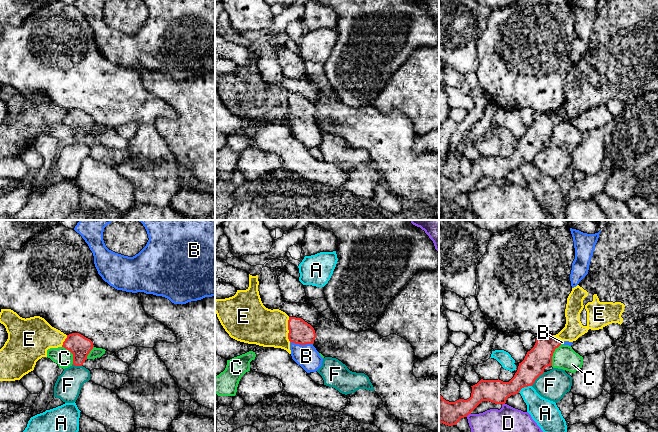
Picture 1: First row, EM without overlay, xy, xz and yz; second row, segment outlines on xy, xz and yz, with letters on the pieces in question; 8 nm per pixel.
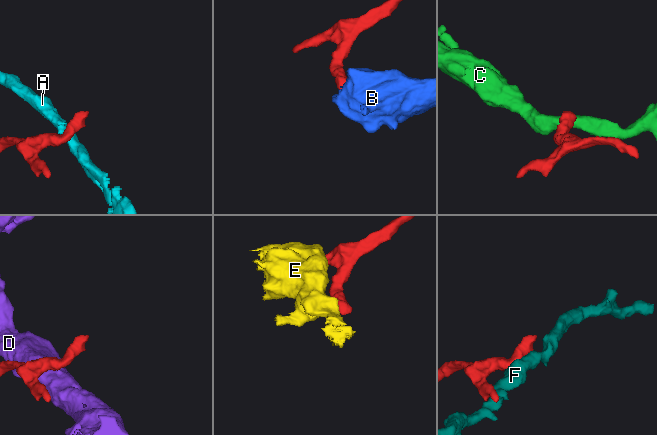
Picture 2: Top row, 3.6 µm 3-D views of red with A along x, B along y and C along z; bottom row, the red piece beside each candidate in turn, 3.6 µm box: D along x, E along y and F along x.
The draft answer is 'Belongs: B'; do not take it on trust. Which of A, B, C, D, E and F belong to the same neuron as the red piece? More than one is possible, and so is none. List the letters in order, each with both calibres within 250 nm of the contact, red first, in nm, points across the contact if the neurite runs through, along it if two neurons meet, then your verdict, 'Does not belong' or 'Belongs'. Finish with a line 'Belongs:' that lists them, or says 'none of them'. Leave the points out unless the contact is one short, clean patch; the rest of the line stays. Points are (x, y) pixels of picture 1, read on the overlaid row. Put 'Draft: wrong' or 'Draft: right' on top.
Draft: right
A: Thickness 190 nm (red) against 200 nm. Boundary: yz (531, 385), (524, 386), (518, 392). Does not belong
B: Thickness 190 nm (red) against 180 nm. Path across: xz (300, 332), (301, 344), (302, 351), (306, 356). Belongs
C: Thickness 190 nm (red) against 190 nm. Boundary: yz (561, 344), (553, 353), (551, 365). Does not belong
D: Thickness 190 nm (red) against 190 nm. Does not belong
E: Thickness 190 nm (red) against 300 nm. Does not belong
F: Thickness 190 nm (red) against 240 nm. Does not belong
Belongs: B

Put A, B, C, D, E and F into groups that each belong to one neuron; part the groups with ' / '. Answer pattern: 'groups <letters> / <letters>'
groups A / B / C / D / E / F

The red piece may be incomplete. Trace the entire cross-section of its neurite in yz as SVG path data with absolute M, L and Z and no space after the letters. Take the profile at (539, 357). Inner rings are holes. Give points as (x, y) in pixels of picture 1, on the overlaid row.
M553 335L544 336L536 339L534 347L527 352L524 360L519 363L518 370L509 382L501 380L483 380L471 386L471 397L467 400L459 399L455 402L446 401L439 396L439 422L448 426L456 425L461 418L467 417L482 402L490 401L495 404L505 404L508 397L520 392L524 387L532 386L535 380L544 373L544 369L552 366L552 356L556 348L561 344L571 346L573 342L561 341Z

